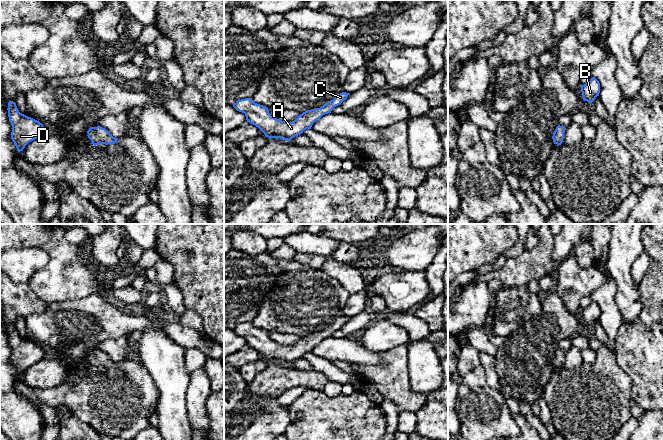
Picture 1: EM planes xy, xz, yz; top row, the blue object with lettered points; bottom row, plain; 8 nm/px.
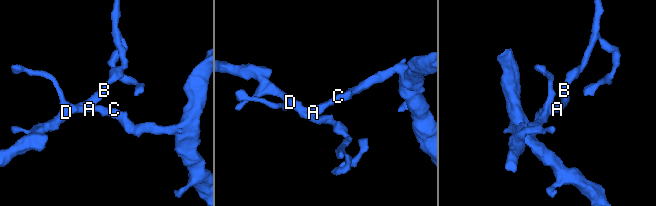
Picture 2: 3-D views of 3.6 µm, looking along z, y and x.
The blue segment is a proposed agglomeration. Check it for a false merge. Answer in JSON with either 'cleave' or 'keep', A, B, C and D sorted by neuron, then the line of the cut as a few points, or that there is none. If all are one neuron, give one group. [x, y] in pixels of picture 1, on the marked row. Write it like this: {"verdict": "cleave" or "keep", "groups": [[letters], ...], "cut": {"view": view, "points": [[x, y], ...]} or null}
{"verdict": "keep", "groups": [["A", "B", "C", "D"]], "cut": null}

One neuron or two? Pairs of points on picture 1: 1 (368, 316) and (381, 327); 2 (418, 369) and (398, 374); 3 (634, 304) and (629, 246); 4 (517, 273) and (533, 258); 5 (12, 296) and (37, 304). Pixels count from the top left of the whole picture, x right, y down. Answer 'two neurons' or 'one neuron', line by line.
1: two neurons
2: two neurons
3: one neuron
4: one neuron
5: one neuron

